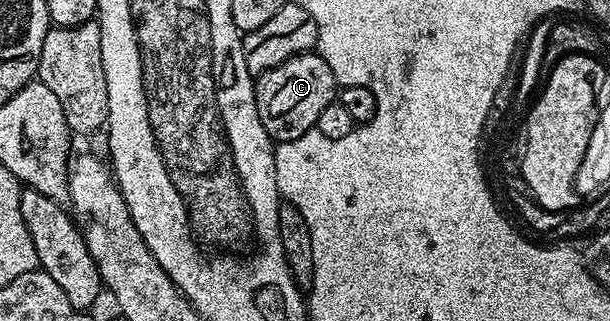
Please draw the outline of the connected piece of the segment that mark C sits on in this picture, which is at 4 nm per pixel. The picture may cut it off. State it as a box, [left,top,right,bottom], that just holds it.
[255,52,339,142]

